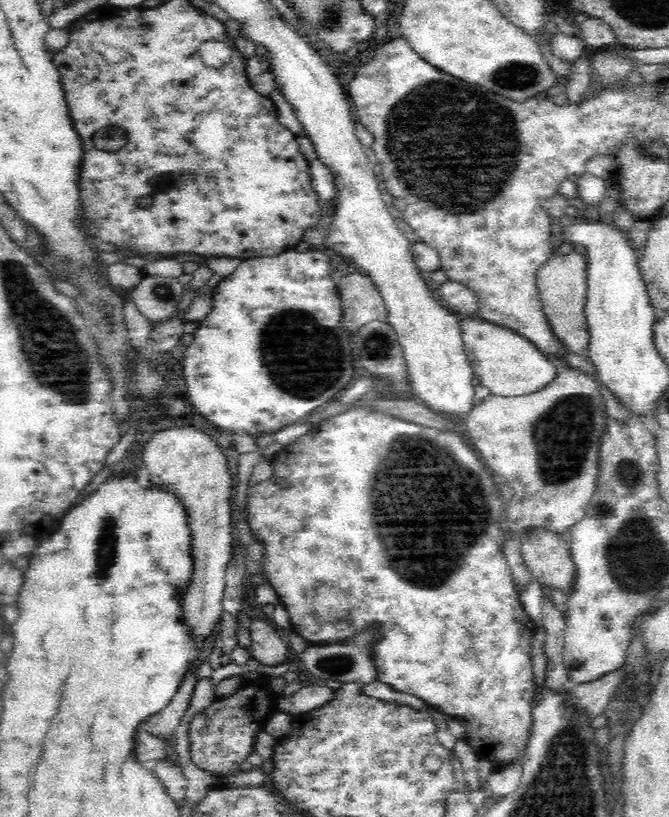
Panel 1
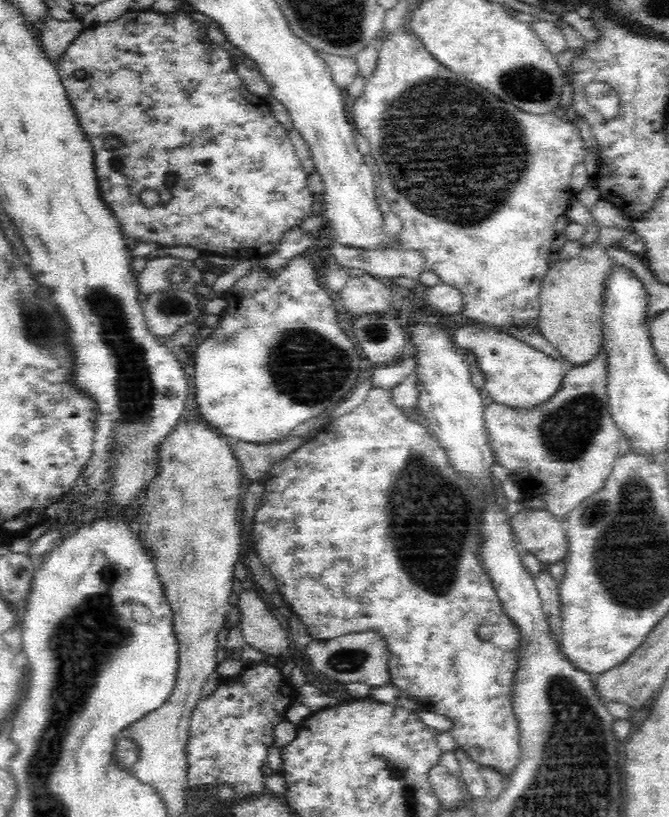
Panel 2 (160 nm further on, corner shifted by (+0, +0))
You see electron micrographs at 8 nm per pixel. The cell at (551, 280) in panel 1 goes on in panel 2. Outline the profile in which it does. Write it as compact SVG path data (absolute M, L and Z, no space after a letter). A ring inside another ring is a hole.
M600 226L598 238L585 246L579 255L568 260L554 258L551 267L544 275L539 294L539 330L565 360L573 365L588 362L601 350L601 306L603 305L603 286L608 269L614 265L605 253L605 248L616 246L617 242L628 236L628 227Z

